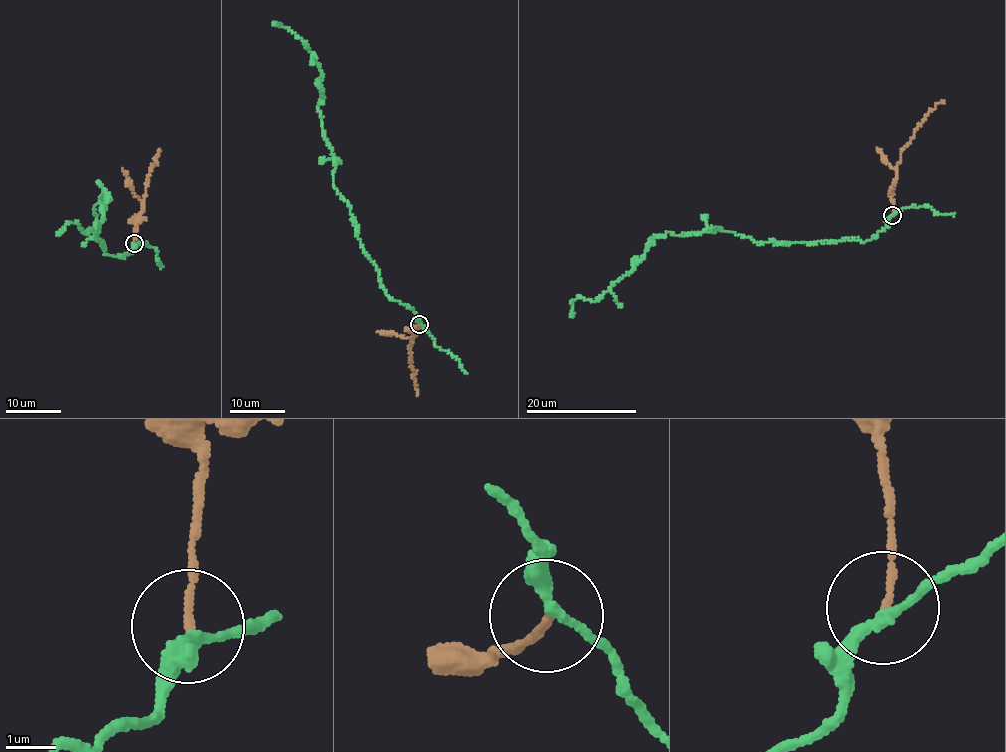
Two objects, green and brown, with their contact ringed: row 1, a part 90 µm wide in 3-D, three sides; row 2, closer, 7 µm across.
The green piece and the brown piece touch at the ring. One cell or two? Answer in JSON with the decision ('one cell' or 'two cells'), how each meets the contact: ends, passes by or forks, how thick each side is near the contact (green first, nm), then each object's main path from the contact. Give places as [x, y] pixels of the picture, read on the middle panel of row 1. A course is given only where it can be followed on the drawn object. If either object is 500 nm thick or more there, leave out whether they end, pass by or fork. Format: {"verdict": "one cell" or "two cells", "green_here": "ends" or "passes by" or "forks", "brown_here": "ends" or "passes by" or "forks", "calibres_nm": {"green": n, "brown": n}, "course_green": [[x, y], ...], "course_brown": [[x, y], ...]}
{"verdict": "two cells", "green_here": "passes by", "brown_here": "ends", "calibres_nm": {"green": 190, "brown": 130}, "course_green": [[419, 324], [410, 307], [388, 296], [332, 182], [318, 64], [303, 41], [274, 24]], "course_brown": [[419, 324], [409, 330], [414, 336], [409, 346], [417, 394]]}

